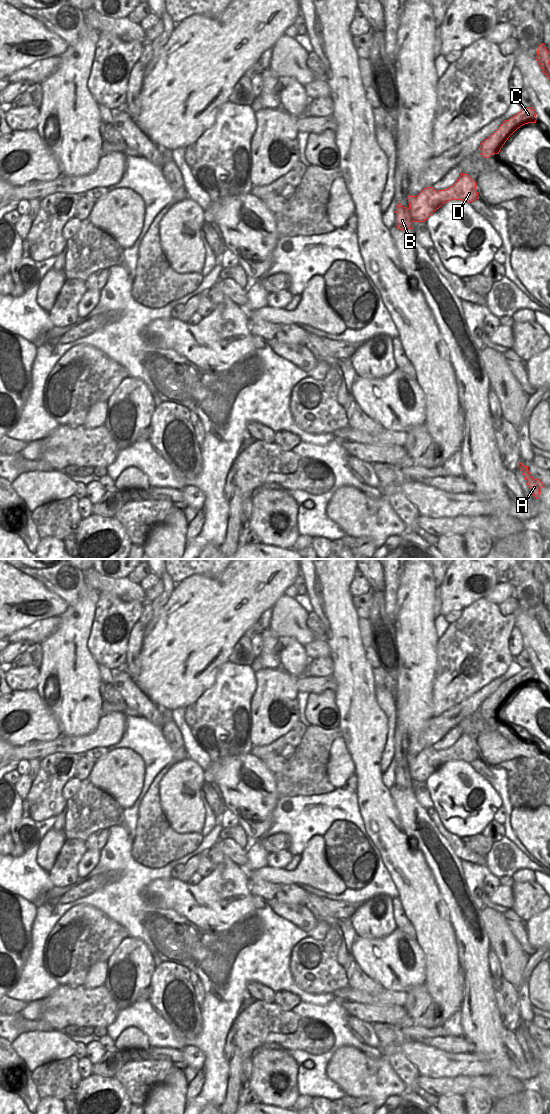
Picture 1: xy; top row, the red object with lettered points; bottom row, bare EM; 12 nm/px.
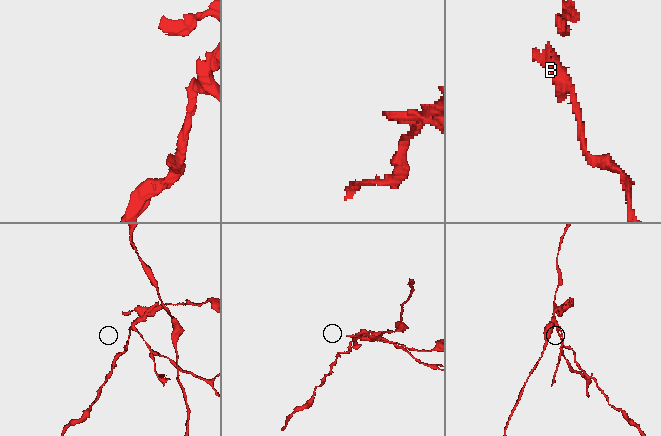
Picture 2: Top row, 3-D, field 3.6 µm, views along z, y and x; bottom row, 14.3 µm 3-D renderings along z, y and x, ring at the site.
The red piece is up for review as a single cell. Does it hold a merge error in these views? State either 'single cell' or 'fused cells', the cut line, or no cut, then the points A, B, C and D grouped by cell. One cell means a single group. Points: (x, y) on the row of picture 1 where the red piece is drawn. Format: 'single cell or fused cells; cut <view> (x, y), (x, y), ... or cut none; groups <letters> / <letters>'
fused cells; cut xy (409, 208), (413, 221); groups A B / C D

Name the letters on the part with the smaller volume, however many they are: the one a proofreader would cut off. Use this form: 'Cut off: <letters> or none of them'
Cut off: A, B

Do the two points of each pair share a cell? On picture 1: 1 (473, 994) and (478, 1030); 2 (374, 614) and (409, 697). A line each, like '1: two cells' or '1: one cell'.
1: one cell
2: two cells

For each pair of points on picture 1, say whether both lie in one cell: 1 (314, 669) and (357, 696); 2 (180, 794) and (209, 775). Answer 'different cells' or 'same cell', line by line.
1: different cells
2: different cells

